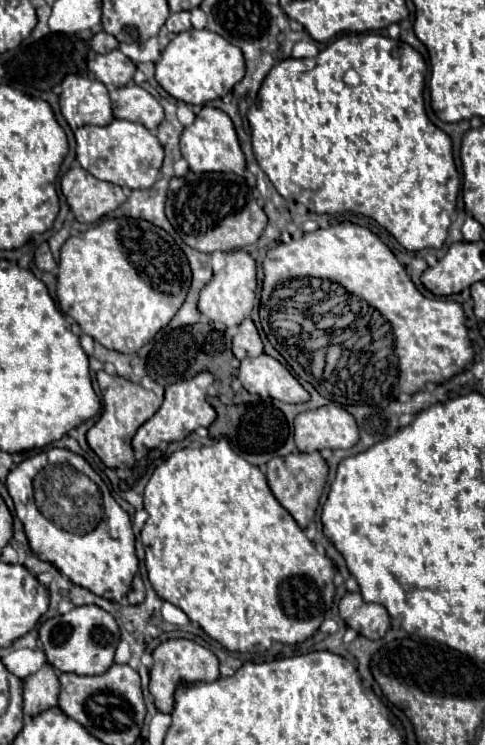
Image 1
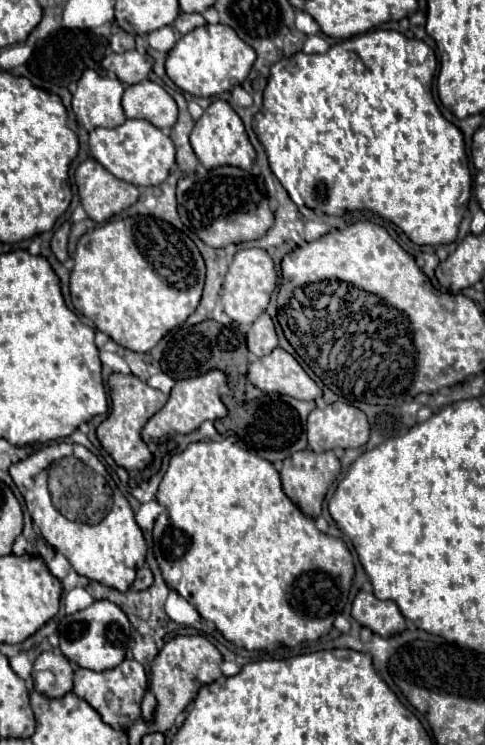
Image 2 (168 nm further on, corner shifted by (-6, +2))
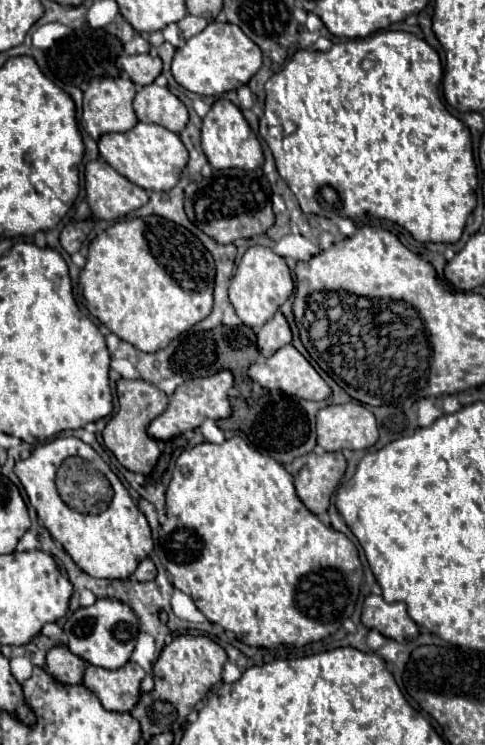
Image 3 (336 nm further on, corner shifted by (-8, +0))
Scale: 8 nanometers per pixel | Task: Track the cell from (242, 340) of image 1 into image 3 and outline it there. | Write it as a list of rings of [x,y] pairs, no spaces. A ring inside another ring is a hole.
[[[278,311],[262,329],[258,331],[258,349],[264,357],[274,355],[280,347],[292,343],[292,329],[286,317]]]

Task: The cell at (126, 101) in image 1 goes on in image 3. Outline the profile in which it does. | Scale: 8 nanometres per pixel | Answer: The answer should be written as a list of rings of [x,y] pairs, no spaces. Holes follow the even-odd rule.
[[[156,83],[138,89],[134,111],[138,121],[162,125],[174,133],[180,133],[188,123],[186,105],[170,89],[158,87]]]

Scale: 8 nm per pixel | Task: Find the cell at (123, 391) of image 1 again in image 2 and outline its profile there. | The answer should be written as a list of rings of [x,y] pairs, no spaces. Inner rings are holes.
[[[161,367],[158,373],[150,375],[146,381],[140,381],[134,375],[120,375],[120,373],[110,375],[108,387],[110,387],[112,411],[108,419],[104,419],[96,429],[96,437],[100,445],[106,449],[106,453],[116,461],[116,465],[124,469],[144,469],[146,465],[152,463],[152,453],[140,439],[140,431],[146,425],[146,421],[168,401],[174,385],[174,379],[164,374]]]

